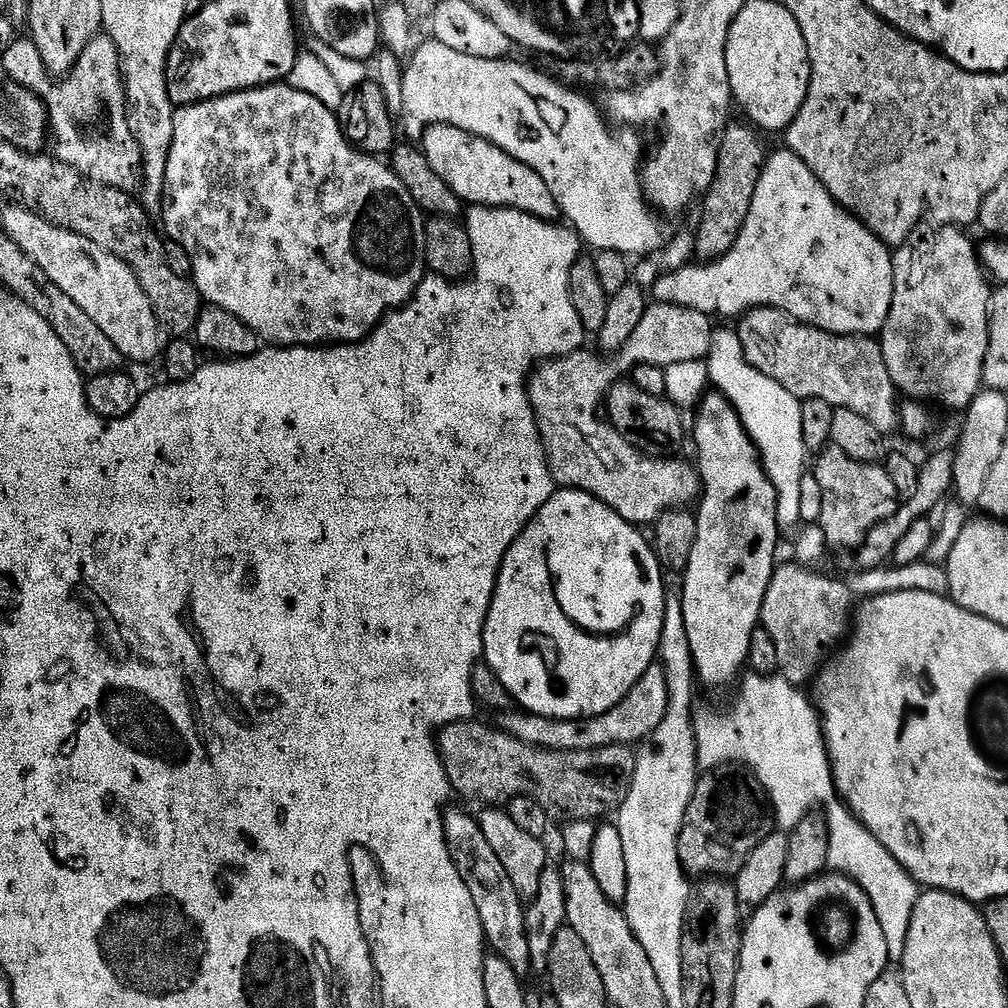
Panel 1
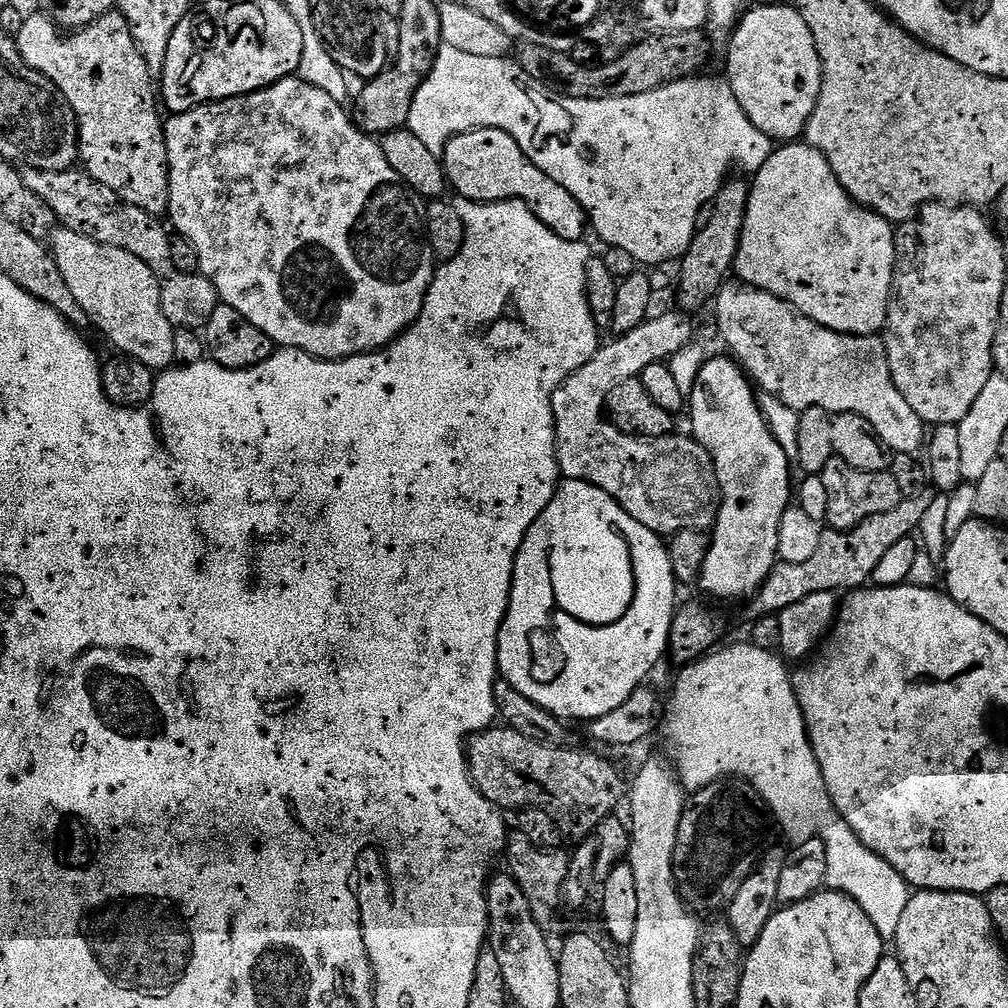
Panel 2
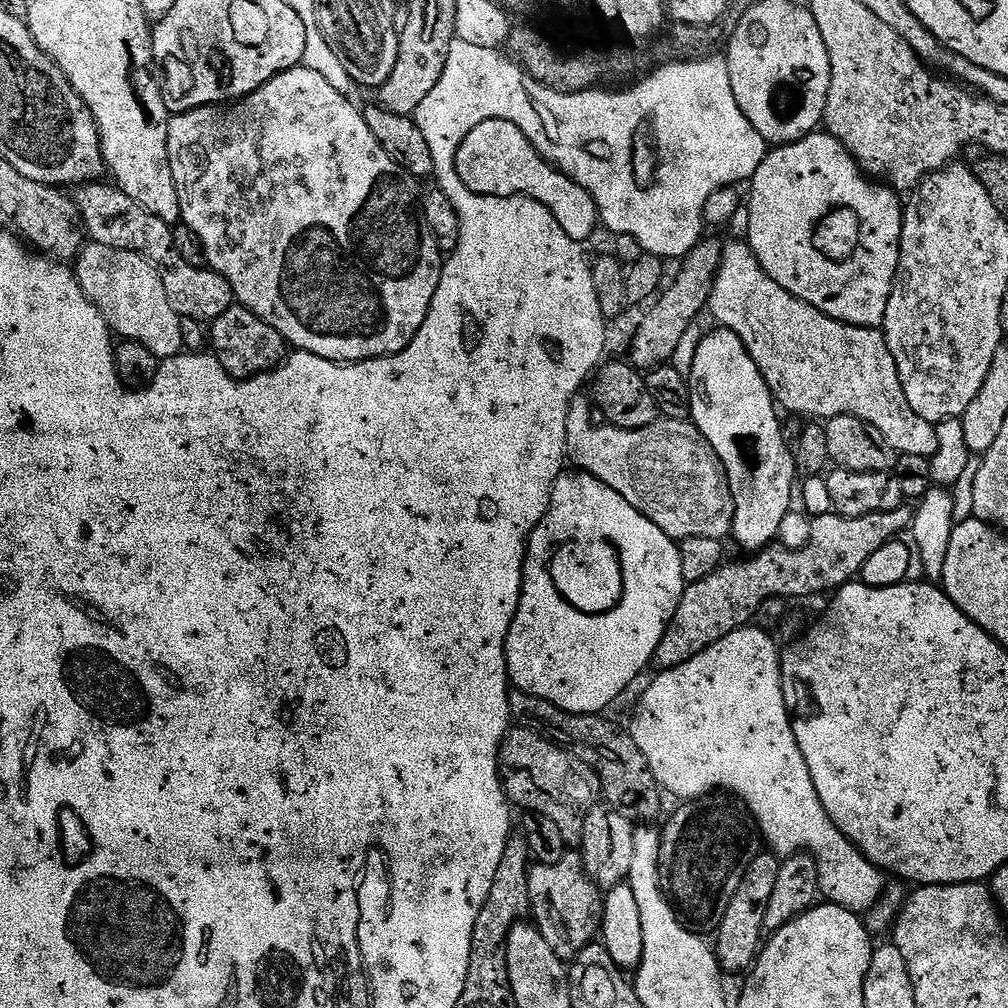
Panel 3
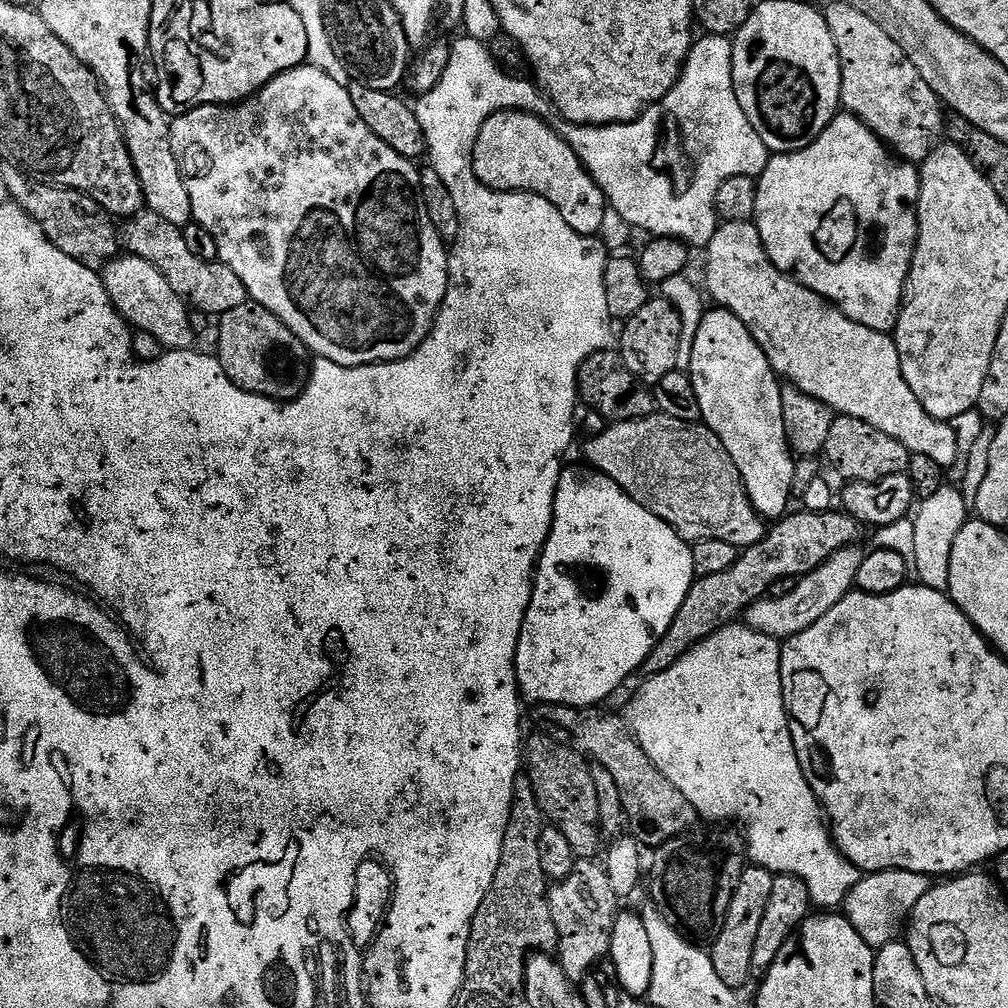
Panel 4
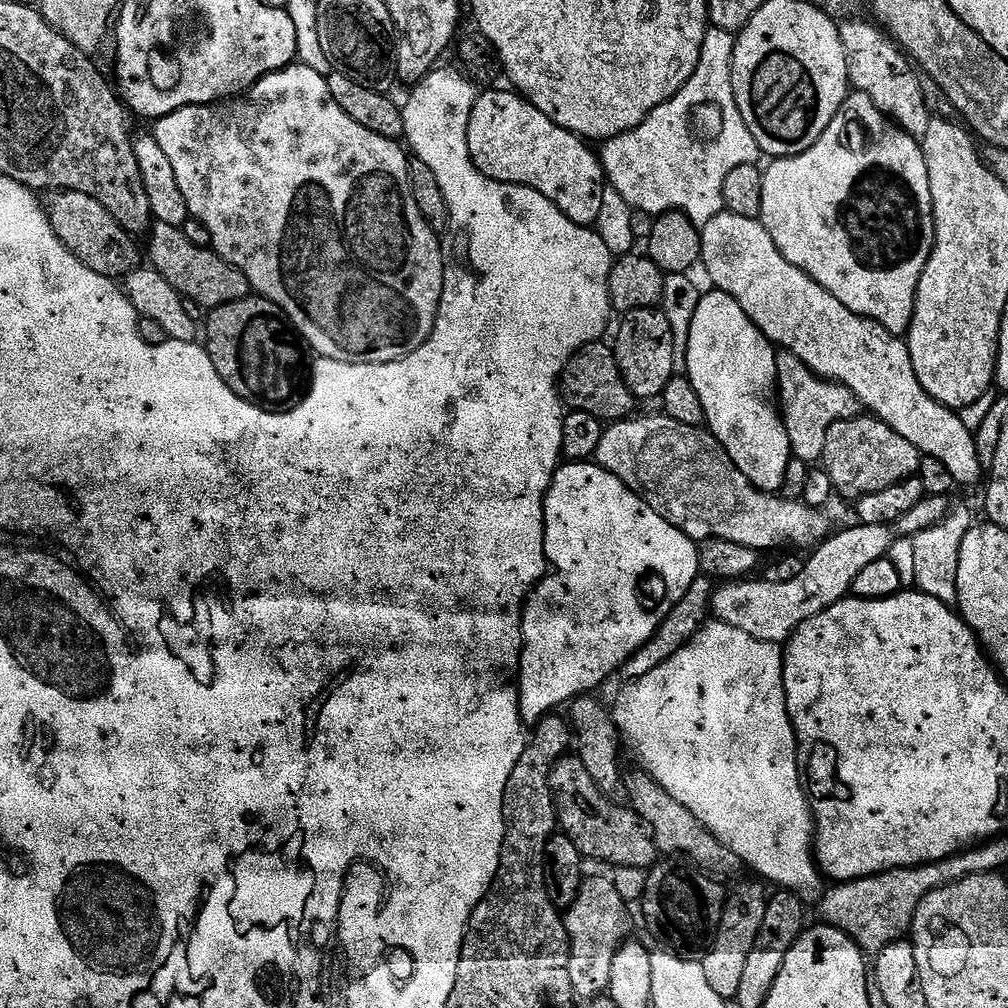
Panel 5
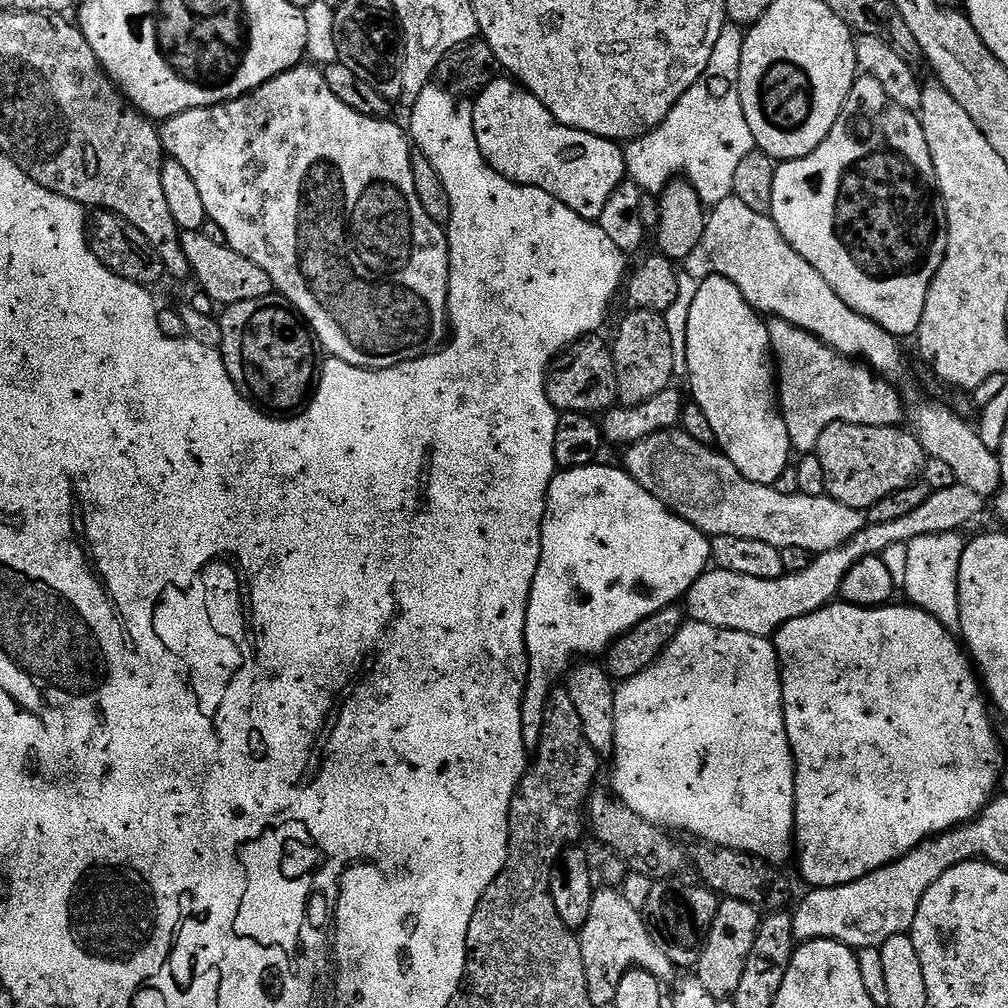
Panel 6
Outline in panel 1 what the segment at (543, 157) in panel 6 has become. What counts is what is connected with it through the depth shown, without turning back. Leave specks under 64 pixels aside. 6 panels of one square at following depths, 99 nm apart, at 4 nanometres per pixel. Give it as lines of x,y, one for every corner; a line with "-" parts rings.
433,124
424,134
422,151
430,166
434,166
434,174
438,174
438,178
442,178
465,205
513,208
549,222
561,219
560,207
554,194
550,194
550,186
546,186
530,166
518,162
518,158
480,136
452,125

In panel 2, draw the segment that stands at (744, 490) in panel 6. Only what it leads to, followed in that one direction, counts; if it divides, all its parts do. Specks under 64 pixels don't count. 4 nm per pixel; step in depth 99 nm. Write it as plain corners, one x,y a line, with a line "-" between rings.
596,360
586,362
584,366
578,370
574,370
574,374
570,374
570,378
566,378
566,382
562,382
562,386
558,386
558,390
554,390
552,395
552,409
554,410
554,426
556,427
556,457
558,458
558,466
560,467
561,477
569,480
585,480
594,486
598,486
602,490
606,490
606,494
610,494
610,498
614,498
622,506
622,510
626,510
626,514
630,514
630,518
634,518
637,522
642,522
642,526
646,526
650,530
659,532
661,537
671,538
677,532
686,530
698,530
707,533
716,525
718,518
718,510
720,509
720,483
718,482
718,474
716,467
712,461
712,455
704,449
697,440
691,435
679,436
673,434
670,436
659,436
658,438
646,438
645,436
628,436
625,432
619,432
614,425
607,419
602,418
602,412
596,409

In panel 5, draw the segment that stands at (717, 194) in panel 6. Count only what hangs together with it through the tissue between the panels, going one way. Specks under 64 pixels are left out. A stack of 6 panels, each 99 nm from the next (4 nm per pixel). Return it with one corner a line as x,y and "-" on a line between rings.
709,27
702,42
698,70
694,70
690,82
686,82
686,86
682,86
674,98
655,108
646,122
626,134
603,141
602,163
607,183
616,188
622,198
626,198
632,209
640,209
654,217
661,216
663,212
680,212
690,218
690,222
703,226
710,222
710,218
725,211
722,186
730,170
737,166
756,164
761,159
758,142
754,142
754,134
746,130
746,122
742,122
742,114
734,98
732,59
735,45
736,36
733,33

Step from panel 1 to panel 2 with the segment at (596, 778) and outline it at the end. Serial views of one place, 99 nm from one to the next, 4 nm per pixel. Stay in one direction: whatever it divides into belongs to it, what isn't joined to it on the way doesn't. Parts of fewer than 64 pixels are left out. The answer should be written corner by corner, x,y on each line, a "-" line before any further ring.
493,726
467,741
468,769
480,793
497,808
546,810
565,837
584,838
605,818
608,800
600,793
600,772
610,771
612,764
584,748
556,747
560,746
526,738
513,728

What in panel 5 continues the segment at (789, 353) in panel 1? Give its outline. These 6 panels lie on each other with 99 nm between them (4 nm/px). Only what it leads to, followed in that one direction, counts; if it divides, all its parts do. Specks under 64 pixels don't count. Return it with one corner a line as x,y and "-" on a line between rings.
725,210
710,218
710,222
700,228
700,237
702,268
708,271
712,279
711,287
730,294
730,298
734,298
734,302
746,310
750,322
762,330
769,342
777,349
794,354
820,379
849,388
871,415
886,422
890,430
898,430
898,434
913,444
921,456
938,458
938,462
950,470
957,485
979,482
982,465
978,458
975,435
966,430
959,411
942,406
930,398
926,390
922,390
922,382
918,382
918,374
914,374
914,362
910,362
910,350
901,337
890,334
890,330
878,322
854,314
854,310
842,306
834,294
818,286
814,278
798,270
798,266
786,262
786,258
782,258
782,250
774,246
774,238
770,238
759,220
742,218
742,214

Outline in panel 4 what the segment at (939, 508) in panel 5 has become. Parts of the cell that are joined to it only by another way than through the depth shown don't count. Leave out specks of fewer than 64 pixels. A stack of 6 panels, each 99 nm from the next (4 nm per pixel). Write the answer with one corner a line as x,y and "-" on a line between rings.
860,546
838,550
829,560
822,562
822,566
818,566
810,574
799,577
794,590
787,596
782,598
768,596
751,604
742,617
743,623
762,634
775,636
781,642
806,630
806,626
814,626
814,622
818,622
818,618
822,618
826,610
838,606
838,602
842,602
842,598
846,598
849,592
856,588
858,566
862,566
865,555
865,549
860,549

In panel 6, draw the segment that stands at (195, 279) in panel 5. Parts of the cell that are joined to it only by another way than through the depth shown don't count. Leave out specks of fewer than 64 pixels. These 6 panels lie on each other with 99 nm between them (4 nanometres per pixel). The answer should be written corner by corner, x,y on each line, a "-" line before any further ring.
185,232
181,235
180,245
186,254
191,275
196,276
199,291
205,292
217,306
227,306
238,302
250,302
254,298
266,298
273,295
274,289
270,274
262,270
250,258
242,258
227,244
219,245
213,243
212,239
206,238
205,234
199,232

